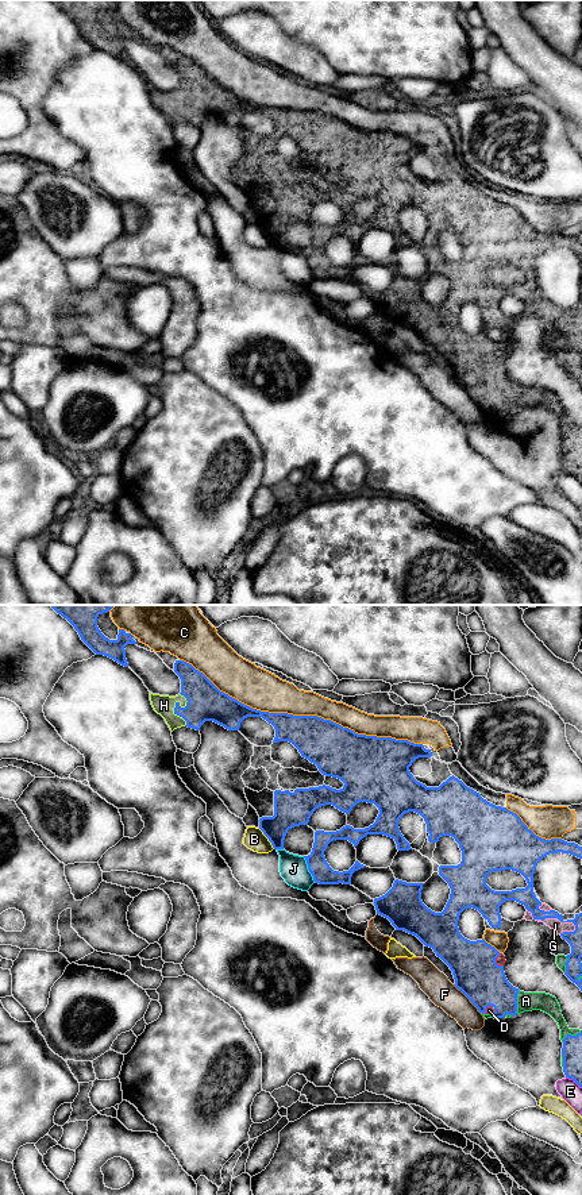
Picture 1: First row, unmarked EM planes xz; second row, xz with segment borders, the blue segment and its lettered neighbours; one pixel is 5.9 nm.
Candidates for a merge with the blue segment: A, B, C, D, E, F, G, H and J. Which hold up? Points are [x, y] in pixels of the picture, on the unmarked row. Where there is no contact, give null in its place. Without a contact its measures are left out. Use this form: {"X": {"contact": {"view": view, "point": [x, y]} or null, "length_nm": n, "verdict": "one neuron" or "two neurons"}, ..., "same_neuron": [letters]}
{"A": {"contact": {"view": "xz", "point": [516, 397]}, "length_nm": 140, "verdict": "one neuron"}, "B": {"contact": {"view": "xz", "point": [268, 232]}, "length_nm": 160, "verdict": "two neurons"}, "C": {"contact": {"view": "xz", "point": [301, 111]}, "length_nm": 1550, "verdict": "two neurons"}, "D": {"contact": {"view": "xz", "point": [488, 401]}, "length_nm": 70, "verdict": "one neuron"}, "E": {"contact": {"view": "xz", "point": [574, 475]}, "length_nm": 120, "verdict": "two neurons"}, "F": {"contact": {"view": "xz", "point": [469, 393]}, "length_nm": 240, "verdict": "two neurons"}, "G": {"contact": {"view": "xz", "point": [558, 313]}, "length_nm": 240, "verdict": "one neuron"}, "H": {"contact": {"view": "xz", "point": [176, 100]}, "length_nm": 200, "verdict": "one neuron"}, "J": {"contact": {"view": "xz", "point": [308, 263]}, "length_nm": 180, "verdict": "two neurons"}, "same_neuron": ["A", "D", "G", "H"]}

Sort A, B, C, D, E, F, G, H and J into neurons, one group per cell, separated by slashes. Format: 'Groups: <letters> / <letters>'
Groups: A D G H / B / C / E F / J

